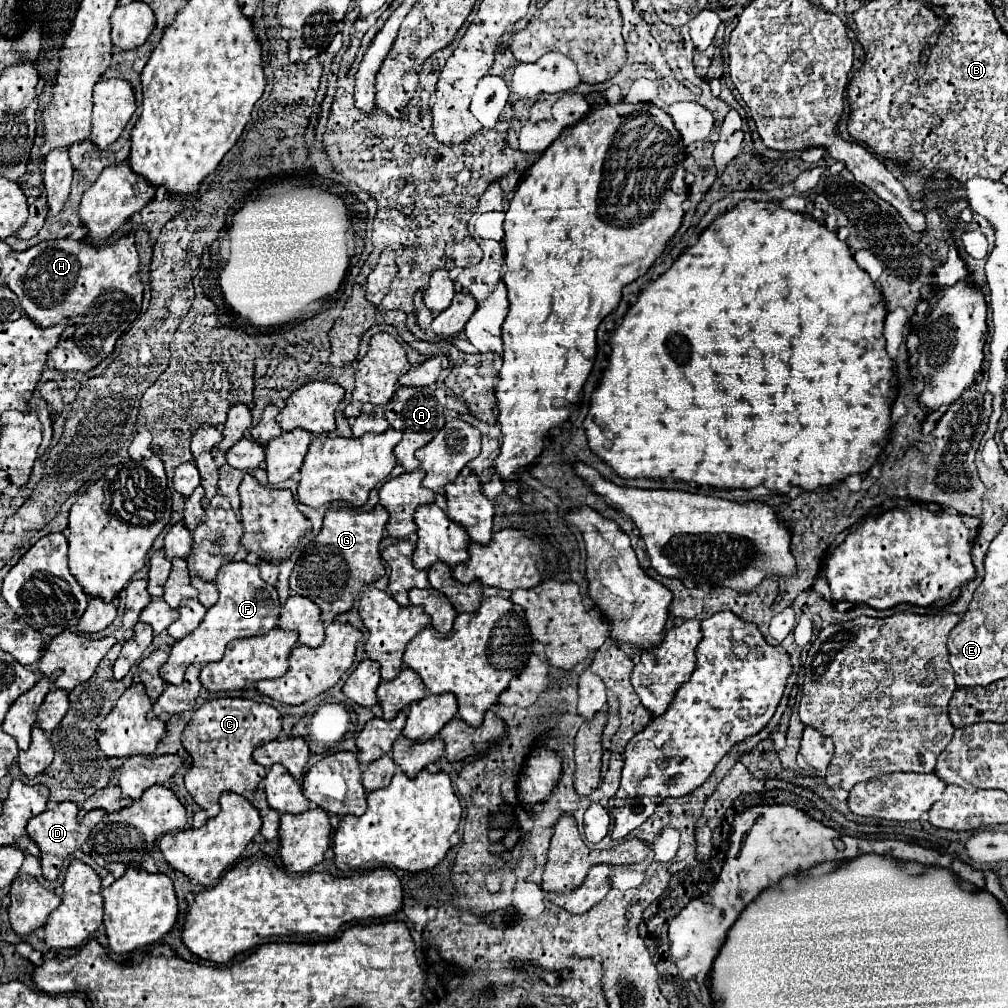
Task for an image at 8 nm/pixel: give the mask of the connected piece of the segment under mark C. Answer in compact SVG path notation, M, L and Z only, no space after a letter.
M221 697L207 701L193 713L193 719L187 723L181 735L181 743L193 759L191 769L185 773L185 787L209 817L215 817L219 813L219 795L223 791L243 795L245 791L253 791L263 781L267 769L257 765L251 753L255 751L255 747L277 739L279 731L279 711L251 699Z

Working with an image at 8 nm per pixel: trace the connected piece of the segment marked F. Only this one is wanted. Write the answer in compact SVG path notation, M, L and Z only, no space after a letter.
M247 561L227 563L219 569L215 585L219 591L219 601L211 609L207 609L205 619L193 633L189 633L171 647L169 659L161 665L159 675L165 683L181 685L183 673L189 665L205 665L211 661L221 661L225 647L233 639L263 635L275 627L281 611L277 589L259 577L257 565L249 565Z

